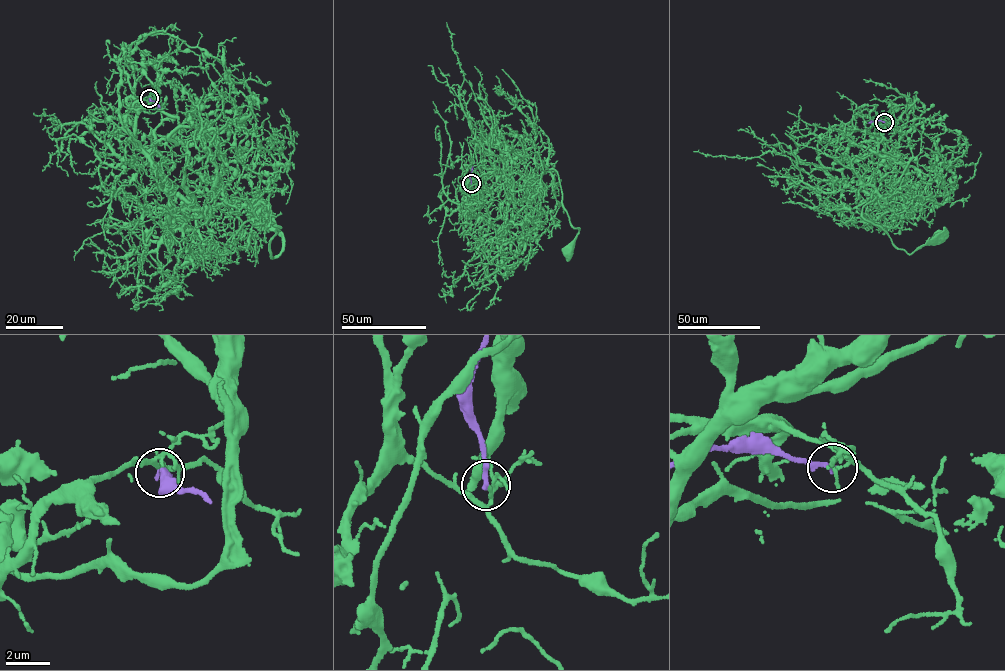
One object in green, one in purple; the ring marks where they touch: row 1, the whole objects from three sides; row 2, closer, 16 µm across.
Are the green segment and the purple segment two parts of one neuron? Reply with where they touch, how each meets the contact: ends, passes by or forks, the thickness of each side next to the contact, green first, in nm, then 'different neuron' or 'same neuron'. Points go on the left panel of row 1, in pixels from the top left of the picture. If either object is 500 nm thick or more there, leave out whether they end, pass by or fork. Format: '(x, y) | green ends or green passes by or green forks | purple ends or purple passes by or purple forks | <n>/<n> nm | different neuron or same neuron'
(149, 98) | green passes by | purple ends | 80/220 nm | different neuron

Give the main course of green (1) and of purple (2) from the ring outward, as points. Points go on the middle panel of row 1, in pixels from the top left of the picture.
1: (471, 183), (460, 189), (477, 204), (503, 185), (527, 187), (554, 169), (569, 222), (579, 229), (567, 253)
2: (471, 183), (472, 166)

